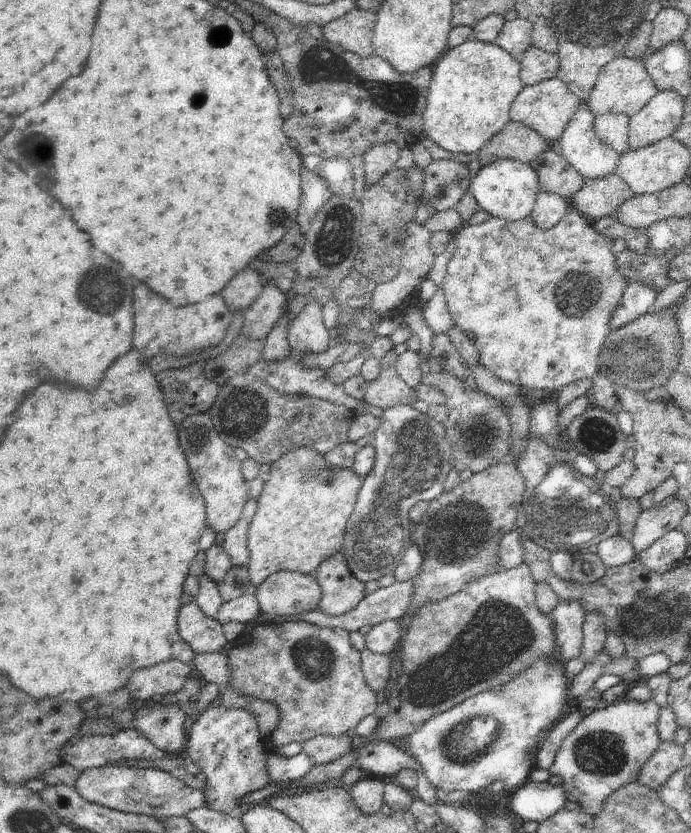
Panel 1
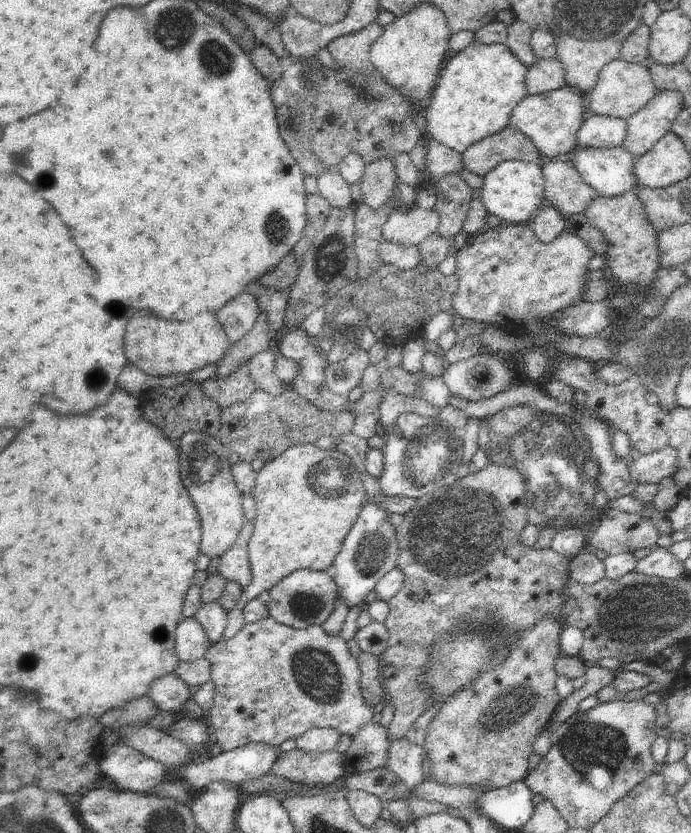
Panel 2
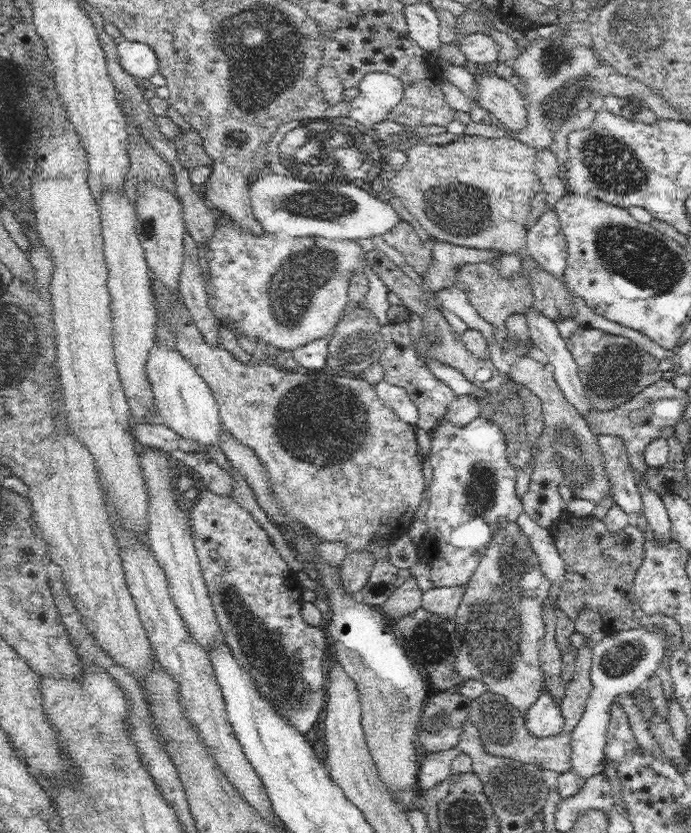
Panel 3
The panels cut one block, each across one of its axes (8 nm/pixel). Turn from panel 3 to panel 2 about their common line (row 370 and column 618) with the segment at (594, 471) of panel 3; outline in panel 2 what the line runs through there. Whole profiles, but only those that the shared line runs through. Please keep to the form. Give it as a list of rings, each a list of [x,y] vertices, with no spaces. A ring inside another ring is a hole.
[[[610,509],[593,533],[588,535],[588,548],[600,549],[610,555],[625,552],[636,552],[640,548],[654,546],[660,534],[653,521],[637,513],[626,513]]]

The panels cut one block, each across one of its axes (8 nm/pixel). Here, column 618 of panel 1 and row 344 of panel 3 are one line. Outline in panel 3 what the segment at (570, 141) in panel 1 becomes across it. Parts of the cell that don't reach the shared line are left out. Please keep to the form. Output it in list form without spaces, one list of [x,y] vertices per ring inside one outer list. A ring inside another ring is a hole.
[[[155,338],[154,344],[152,344],[147,354],[147,365],[145,367],[153,390],[153,404],[157,409],[161,422],[164,422],[176,434],[195,440],[198,444],[220,447],[220,430],[222,430],[223,426],[220,420],[219,408],[210,387],[197,373],[194,365],[176,349],[159,344],[157,338]]]

